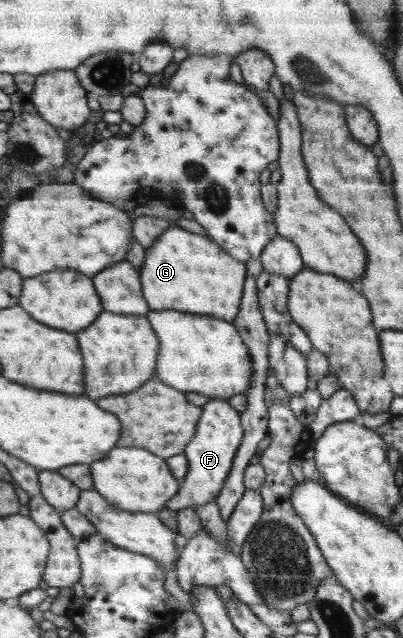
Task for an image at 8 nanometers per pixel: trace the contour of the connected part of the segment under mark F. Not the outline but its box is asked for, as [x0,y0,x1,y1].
[163,398,242,511]

